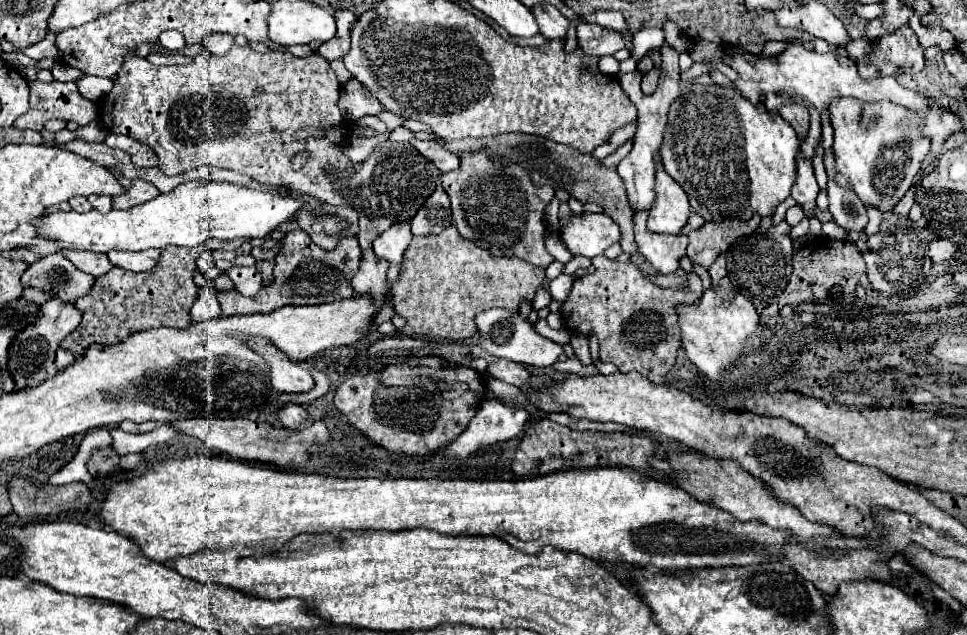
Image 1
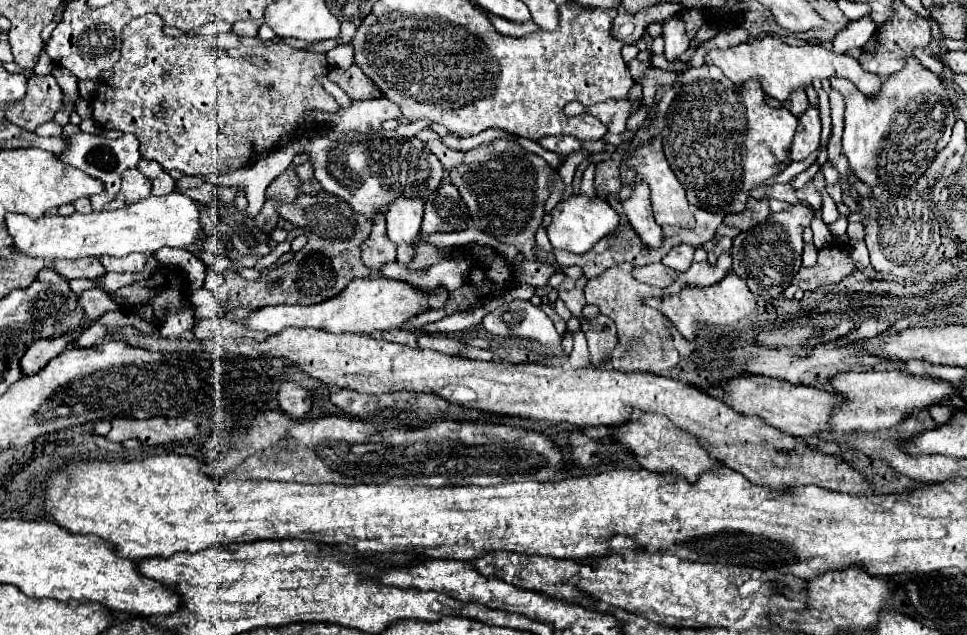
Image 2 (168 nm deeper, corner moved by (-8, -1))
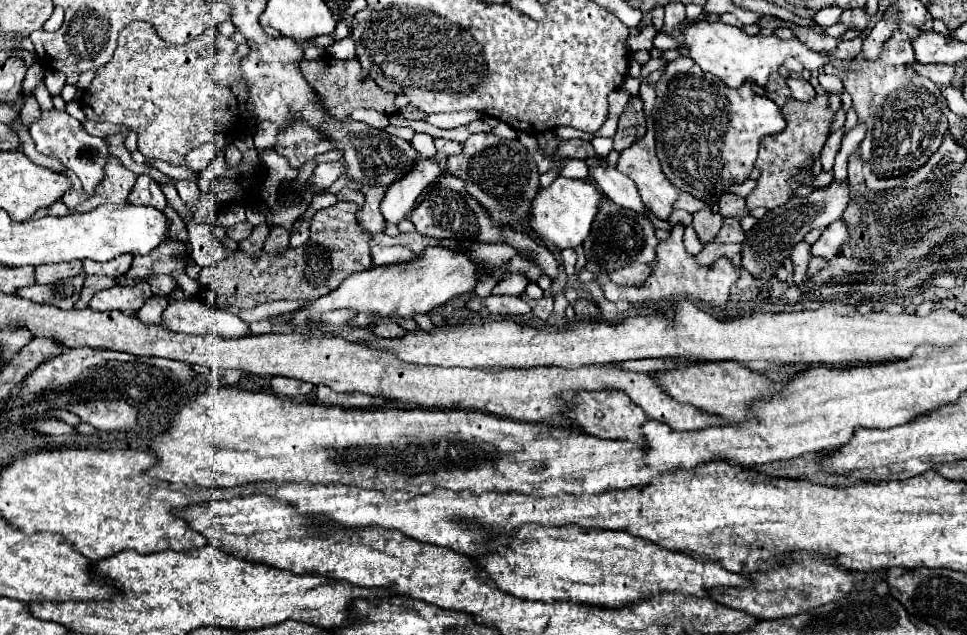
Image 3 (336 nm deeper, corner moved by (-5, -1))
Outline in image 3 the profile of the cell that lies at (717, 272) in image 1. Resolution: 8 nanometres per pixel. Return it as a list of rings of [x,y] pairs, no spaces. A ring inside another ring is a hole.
[[[703,209],[703,211],[697,211],[693,213],[693,227],[703,245],[711,243],[719,231],[719,225],[721,225],[721,215],[719,213],[713,213],[711,209]],[[703,215],[713,215],[713,219],[707,219],[703,221]]]

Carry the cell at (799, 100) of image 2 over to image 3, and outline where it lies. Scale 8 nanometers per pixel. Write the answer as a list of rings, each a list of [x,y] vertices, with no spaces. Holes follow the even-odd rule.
[[[773,73],[771,75],[771,81],[767,83],[767,87],[759,87],[759,85],[753,85],[753,91],[757,95],[765,95],[767,99],[775,101],[779,107],[783,107],[789,99],[791,99],[791,89],[787,85],[787,81],[779,75],[779,73]]]

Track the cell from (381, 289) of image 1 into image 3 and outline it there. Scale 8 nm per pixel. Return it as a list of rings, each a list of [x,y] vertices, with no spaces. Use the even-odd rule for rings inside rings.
[[[367,189],[365,205],[357,213],[357,221],[359,221],[361,229],[365,233],[369,233],[371,237],[385,231],[385,219],[383,219],[383,215],[379,211],[379,203],[381,203],[383,195],[385,195],[385,189]]]

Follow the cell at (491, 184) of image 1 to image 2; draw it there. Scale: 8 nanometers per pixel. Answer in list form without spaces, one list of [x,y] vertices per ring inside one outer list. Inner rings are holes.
[[[494,139],[478,145],[464,153],[462,165],[450,169],[450,181],[460,189],[474,225],[498,241],[514,245],[528,261],[538,259],[534,251],[534,235],[542,223],[544,201],[550,193],[550,175],[552,169],[542,157],[522,149],[510,139]]]

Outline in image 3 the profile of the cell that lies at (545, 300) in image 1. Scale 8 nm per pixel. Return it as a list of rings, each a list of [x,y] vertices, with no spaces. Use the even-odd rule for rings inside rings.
[[[511,275],[493,287],[493,295],[521,295],[527,287],[527,277]]]

